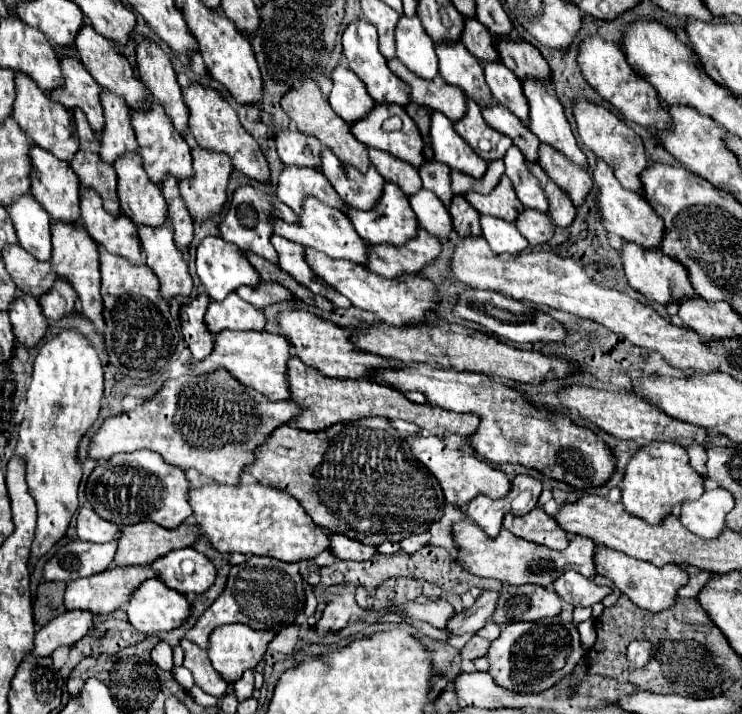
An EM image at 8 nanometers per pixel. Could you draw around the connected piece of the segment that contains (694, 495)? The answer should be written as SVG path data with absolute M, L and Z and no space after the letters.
M650 441L642 445L628 461L624 471L624 489L622 489L622 503L624 509L636 517L642 517L646 523L660 523L674 505L698 499L704 493L704 477L698 475L688 461L688 453L684 447L676 443L660 443Z

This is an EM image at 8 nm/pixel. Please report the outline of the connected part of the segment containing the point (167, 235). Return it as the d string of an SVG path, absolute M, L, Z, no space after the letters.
M166 221L160 227L138 225L138 237L148 255L148 267L160 279L160 295L164 299L176 295L190 295L192 277L182 251L172 239L172 225Z

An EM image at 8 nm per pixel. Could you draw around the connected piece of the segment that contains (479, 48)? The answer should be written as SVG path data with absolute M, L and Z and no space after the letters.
M470 17L464 19L464 33L460 39L478 61L498 59L498 53L494 49L494 37L484 29L484 25L480 25L480 21Z

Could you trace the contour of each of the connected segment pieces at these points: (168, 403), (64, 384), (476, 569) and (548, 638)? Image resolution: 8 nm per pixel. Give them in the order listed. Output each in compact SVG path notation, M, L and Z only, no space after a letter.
M216 371L212 375L204 377L190 377L182 375L178 379L168 379L162 389L152 397L140 403L136 409L128 413L120 413L114 417L108 417L102 427L96 431L96 435L90 441L88 457L94 461L106 461L114 457L116 453L134 453L140 449L150 449L162 455L162 459L170 465L176 465L180 469L194 467L198 473L226 485L236 485L238 477L242 473L242 467L252 463L254 449L266 441L266 437L280 425L292 421L298 411L298 407L292 401L278 401L272 403L254 389L248 389L240 385L230 373Z
M64 329L54 339L46 341L40 347L40 353L34 361L32 383L28 387L28 403L24 421L20 423L20 437L16 445L16 453L26 459L26 481L28 491L32 493L38 507L38 525L36 539L32 543L32 557L36 561L42 557L58 539L64 537L72 515L78 509L78 483L82 479L82 467L76 463L76 447L80 437L88 431L88 427L96 421L100 411L100 399L104 393L104 371L100 357L92 345L92 341L76 329Z
M462 513L460 519L452 525L452 537L458 547L458 557L456 557L458 567L478 577L490 577L490 579L506 581L510 585L534 583L548 587L556 577L560 577L560 573L566 573L568 569L576 569L578 573L590 579L596 575L596 569L592 565L592 549L596 549L596 543L592 547L592 539L582 535L570 535L570 545L564 551L554 551L544 545L524 541L522 537L516 537L506 529L500 529L500 535L492 539L474 521L468 521L468 517L464 517Z
M562 617L540 619L540 621L518 621L506 625L498 639L492 641L488 659L490 675L506 689L520 693L540 693L556 685L562 677L570 675L574 667L584 659L586 651L580 645L578 629Z

